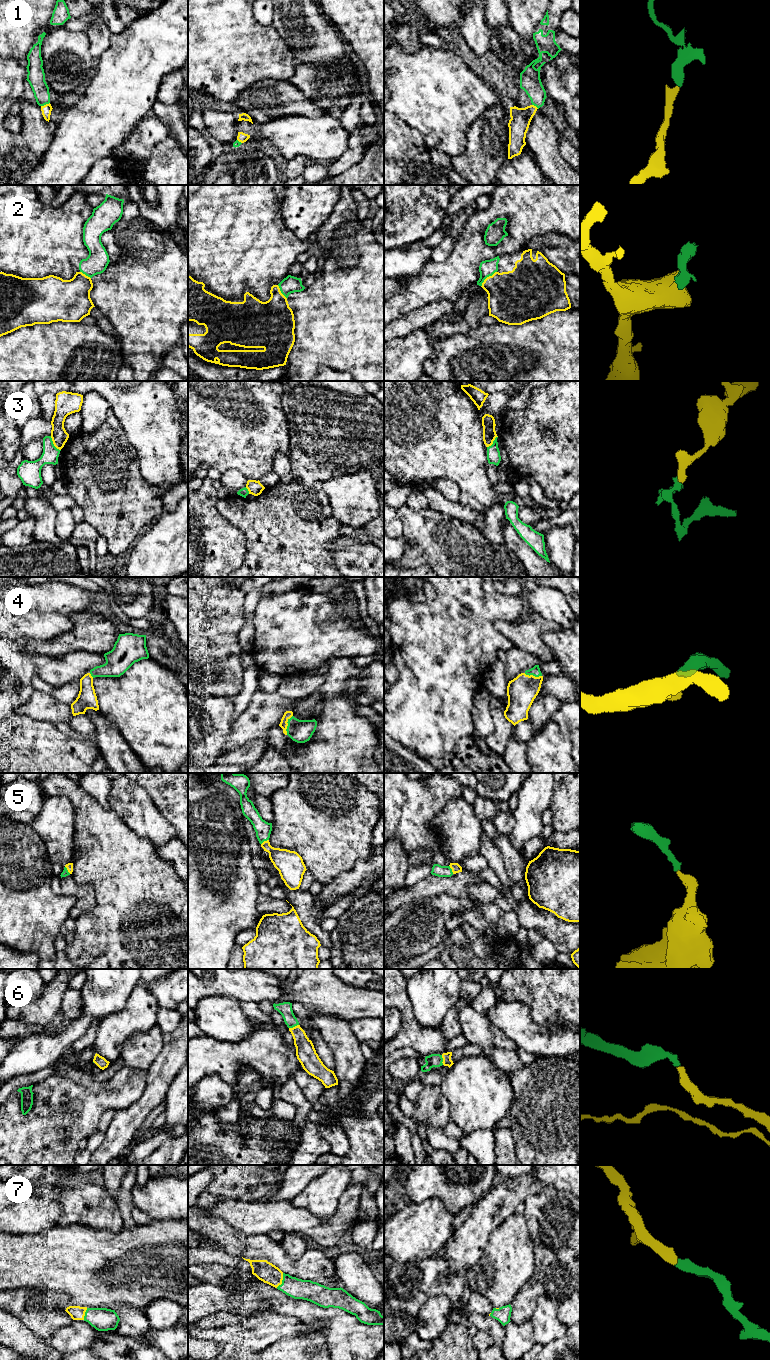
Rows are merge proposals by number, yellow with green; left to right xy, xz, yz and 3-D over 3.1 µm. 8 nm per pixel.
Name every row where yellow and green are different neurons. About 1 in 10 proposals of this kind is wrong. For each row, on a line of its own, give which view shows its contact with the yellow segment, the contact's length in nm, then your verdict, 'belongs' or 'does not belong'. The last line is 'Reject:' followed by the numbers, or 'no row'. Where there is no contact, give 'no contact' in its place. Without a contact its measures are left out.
1: meets yellow in xy; contact 80 nm long; belongs
2: meets yellow in yz; contact 180 nm long; belongs
3: meets yellow in xy; contact 150 nm long; does not belong
4: meets yellow in xz; contact 170 nm long; belongs
5: meets yellow in yz; contact 80 nm long; belongs
6: meets yellow in xz; contact 90 nm long; belongs
7: meets yellow in xz; contact 130 nm long; belongs
Reject: 3

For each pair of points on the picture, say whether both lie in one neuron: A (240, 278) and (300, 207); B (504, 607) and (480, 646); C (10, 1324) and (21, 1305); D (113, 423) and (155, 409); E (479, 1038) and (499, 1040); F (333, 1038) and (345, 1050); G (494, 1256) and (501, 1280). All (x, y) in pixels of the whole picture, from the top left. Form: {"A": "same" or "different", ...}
{"A": "different", "B": "same", "C": "different", "D": "different", "E": "different", "F": "same", "G": "same"}

